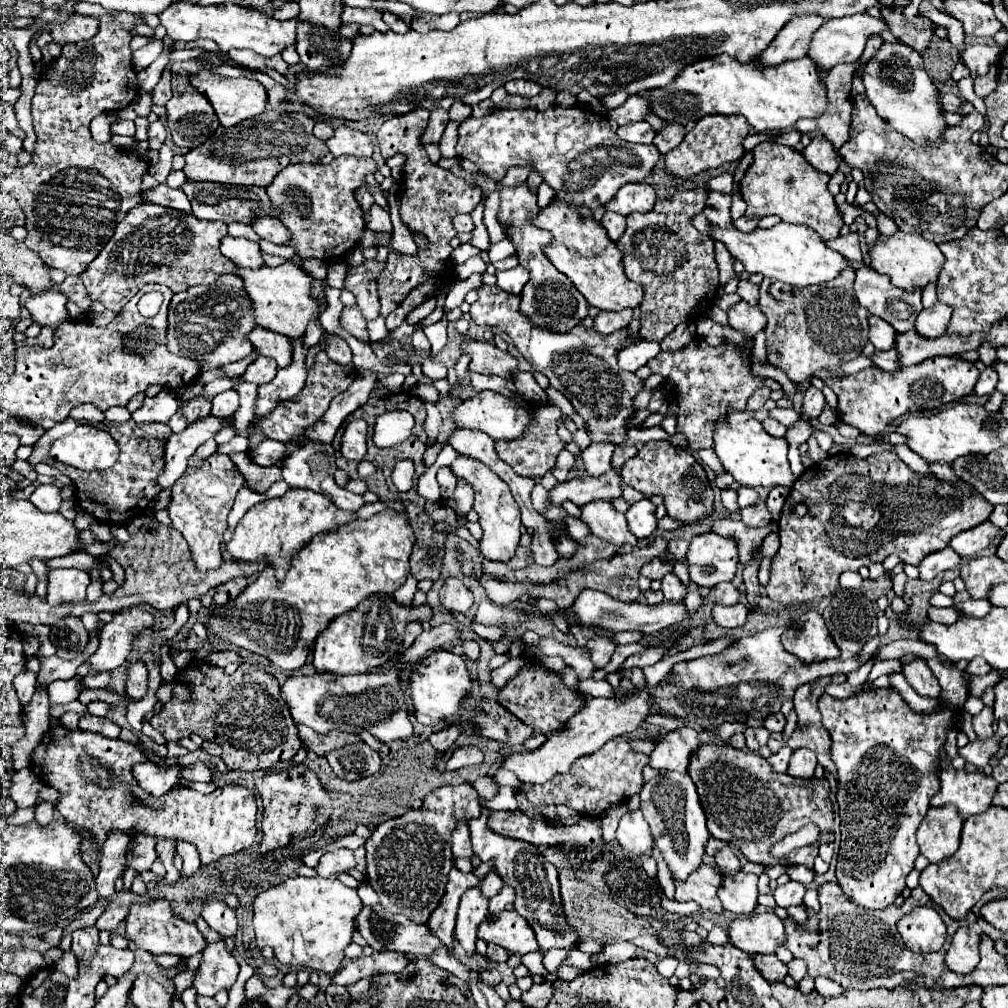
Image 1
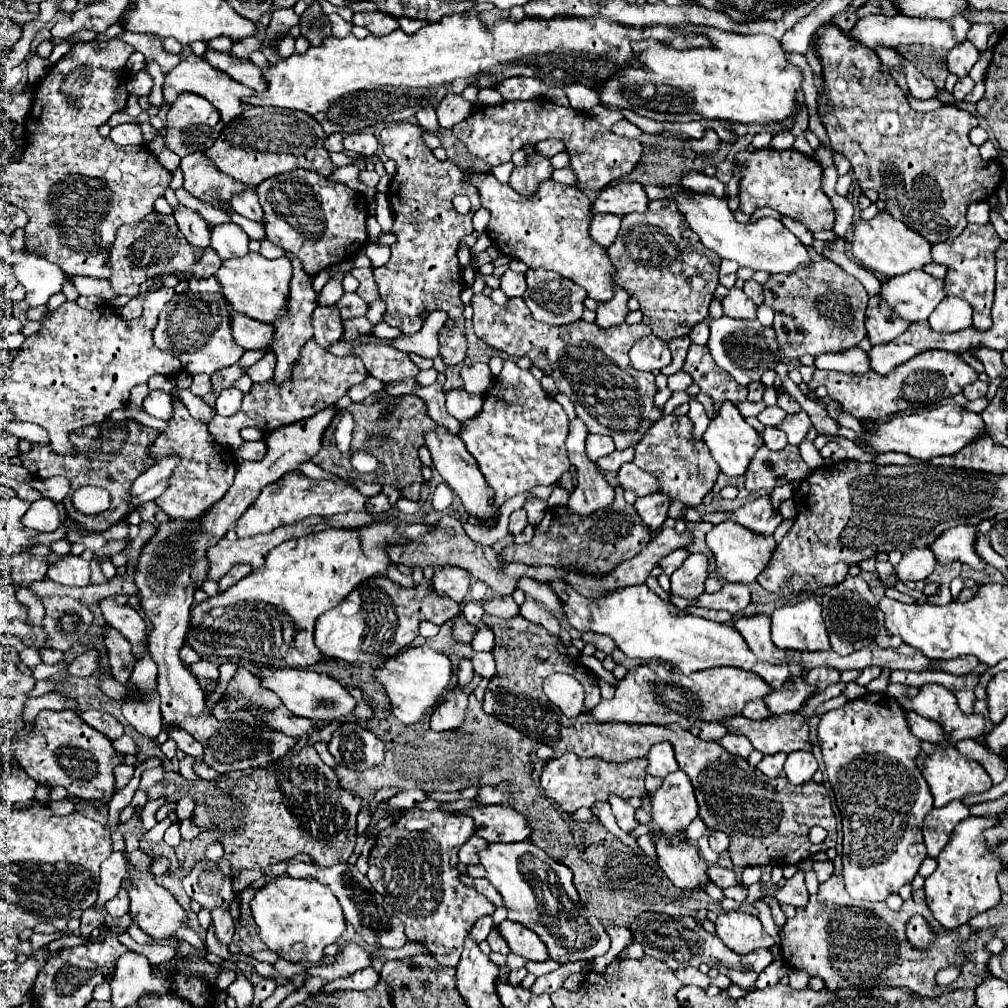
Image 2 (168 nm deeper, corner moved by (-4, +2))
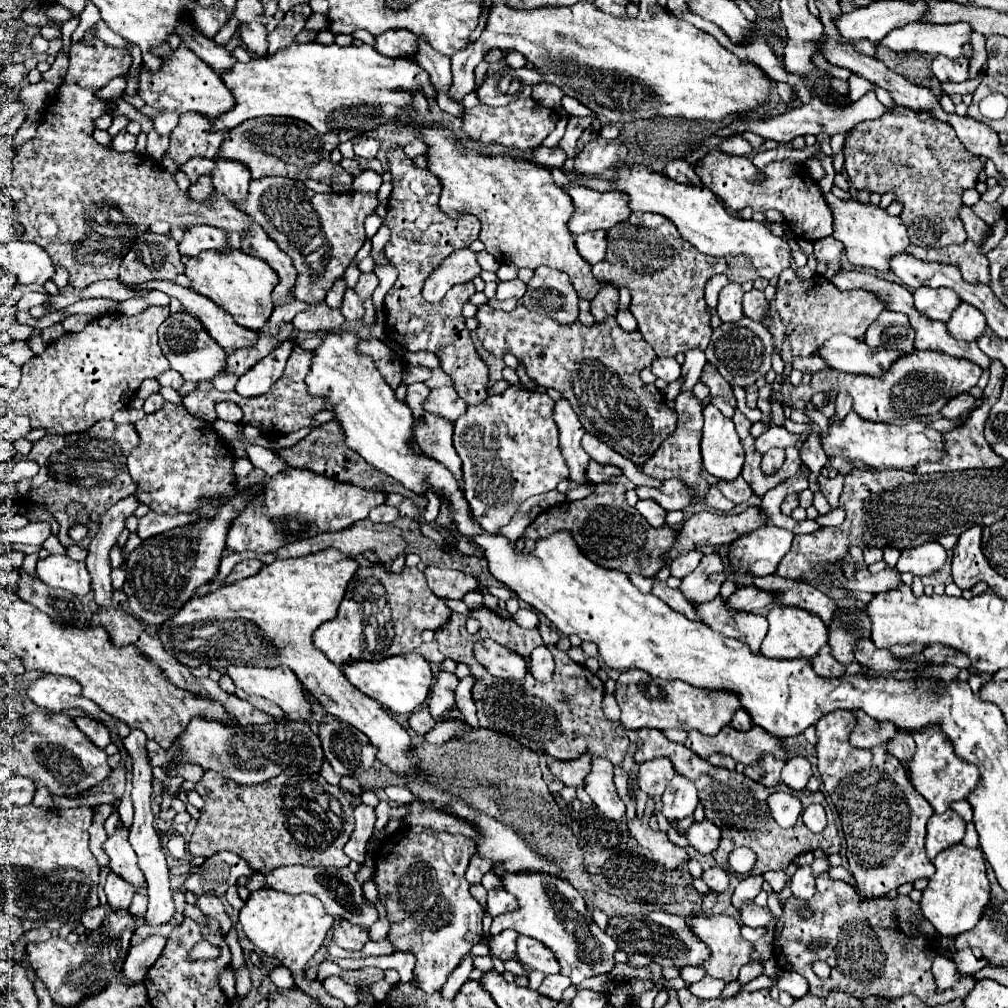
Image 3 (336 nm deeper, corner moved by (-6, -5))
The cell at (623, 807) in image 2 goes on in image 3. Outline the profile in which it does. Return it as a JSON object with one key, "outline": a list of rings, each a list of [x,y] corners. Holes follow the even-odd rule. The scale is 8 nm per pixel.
{"outline":[[[592,759],[592,771],[586,775],[586,793],[592,797],[594,805],[598,809],[604,809],[604,815],[612,821],[620,821],[626,815],[626,805],[620,799],[616,785],[614,785],[614,765],[608,763],[608,759]]]}

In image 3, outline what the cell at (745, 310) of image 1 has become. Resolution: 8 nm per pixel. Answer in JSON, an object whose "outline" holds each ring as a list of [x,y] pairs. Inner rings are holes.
{"outline":[[[730,283],[726,285],[720,295],[718,295],[718,315],[724,323],[732,323],[732,321],[740,321],[744,317],[742,311],[742,297],[744,291],[738,283]]]}

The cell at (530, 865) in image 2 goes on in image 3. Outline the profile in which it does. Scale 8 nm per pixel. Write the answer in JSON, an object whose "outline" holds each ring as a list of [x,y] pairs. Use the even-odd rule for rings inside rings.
{"outline":[[[496,863],[492,871],[500,877],[502,889],[516,897],[518,909],[494,917],[490,935],[496,935],[504,929],[514,929],[520,935],[542,941],[556,955],[560,973],[570,977],[574,985],[582,983],[588,977],[612,971],[614,951],[618,949],[618,943],[594,923],[582,893],[570,881],[556,879],[546,873],[510,873],[504,869],[504,863]]]}

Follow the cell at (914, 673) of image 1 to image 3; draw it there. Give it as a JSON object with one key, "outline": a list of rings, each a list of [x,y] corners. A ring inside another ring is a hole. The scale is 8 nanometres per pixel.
{"outline":[[[938,725],[914,731],[914,739],[918,749],[912,761],[908,763],[908,777],[916,791],[932,805],[932,809],[936,813],[944,813],[954,801],[966,799],[970,791],[976,789],[976,785],[980,783],[980,771],[976,765],[968,765],[968,761],[964,763],[964,759],[958,759],[952,741],[944,735],[944,731]]]}

